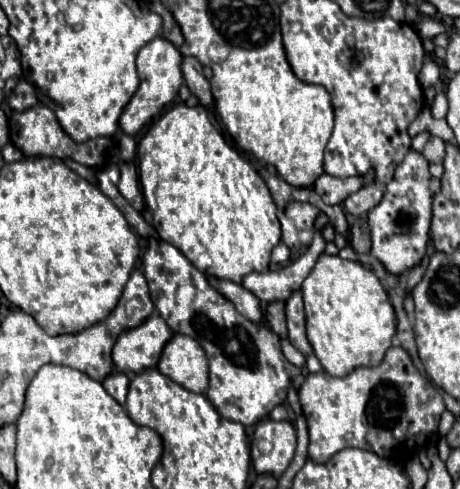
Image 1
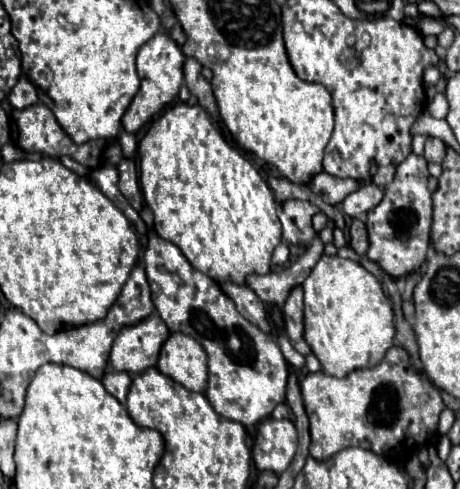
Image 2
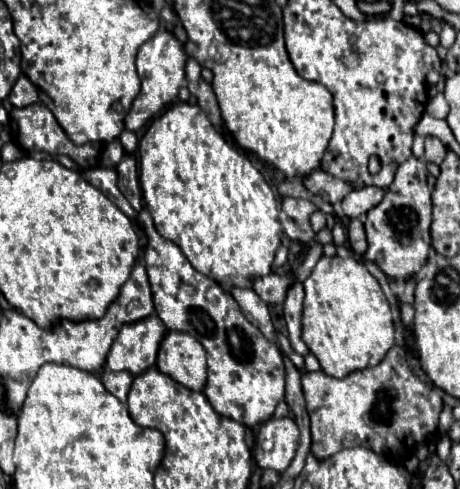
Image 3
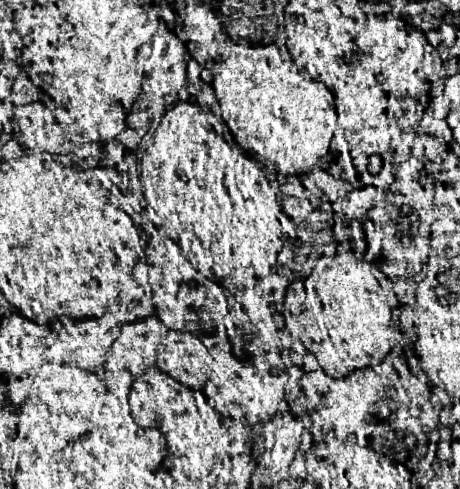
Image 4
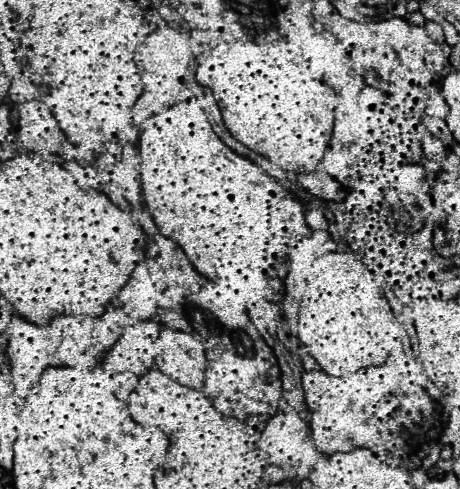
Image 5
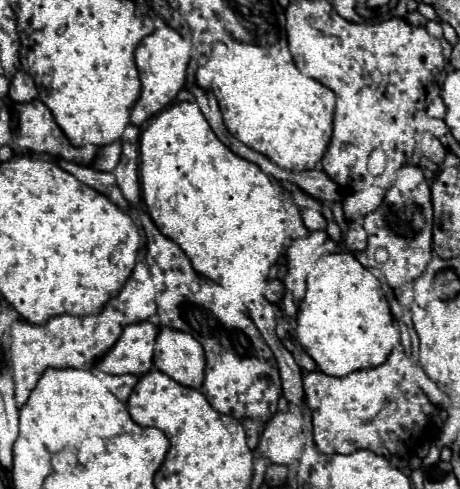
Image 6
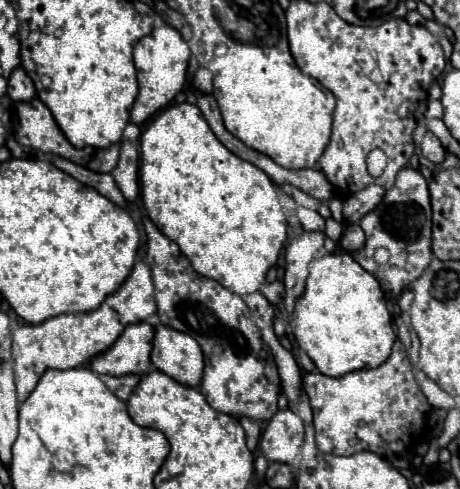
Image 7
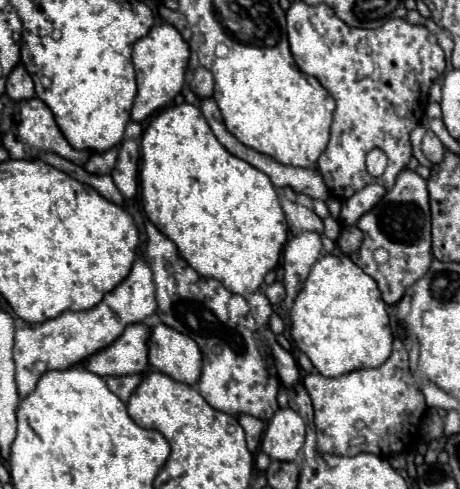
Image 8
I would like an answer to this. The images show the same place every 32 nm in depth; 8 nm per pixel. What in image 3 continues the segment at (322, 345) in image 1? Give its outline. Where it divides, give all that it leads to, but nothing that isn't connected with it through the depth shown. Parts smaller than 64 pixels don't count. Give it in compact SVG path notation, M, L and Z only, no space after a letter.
M322 256L302 284L306 292L302 340L328 376L344 378L354 370L376 366L396 344L390 304L362 262L354 258Z

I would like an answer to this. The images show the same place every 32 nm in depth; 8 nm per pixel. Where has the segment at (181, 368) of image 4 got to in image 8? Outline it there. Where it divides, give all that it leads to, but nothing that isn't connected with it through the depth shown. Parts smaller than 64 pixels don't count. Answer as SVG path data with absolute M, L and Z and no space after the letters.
M156 324L150 330L148 362L156 370L186 384L198 382L202 370L198 344L190 336L168 328L166 324Z

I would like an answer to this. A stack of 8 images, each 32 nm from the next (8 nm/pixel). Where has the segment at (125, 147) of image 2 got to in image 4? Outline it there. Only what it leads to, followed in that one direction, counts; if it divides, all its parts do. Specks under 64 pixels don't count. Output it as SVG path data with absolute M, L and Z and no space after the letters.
M130 126L124 128L124 132L118 136L118 140L122 142L122 146L124 146L128 152L136 150L136 134L134 134L134 130L132 130Z

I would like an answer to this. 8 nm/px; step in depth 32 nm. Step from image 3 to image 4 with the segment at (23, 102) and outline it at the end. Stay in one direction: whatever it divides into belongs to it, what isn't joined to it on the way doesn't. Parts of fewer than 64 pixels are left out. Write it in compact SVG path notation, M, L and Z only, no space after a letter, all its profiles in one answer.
M18 76L12 84L12 102L14 104L30 104L38 100L38 90L26 76Z

